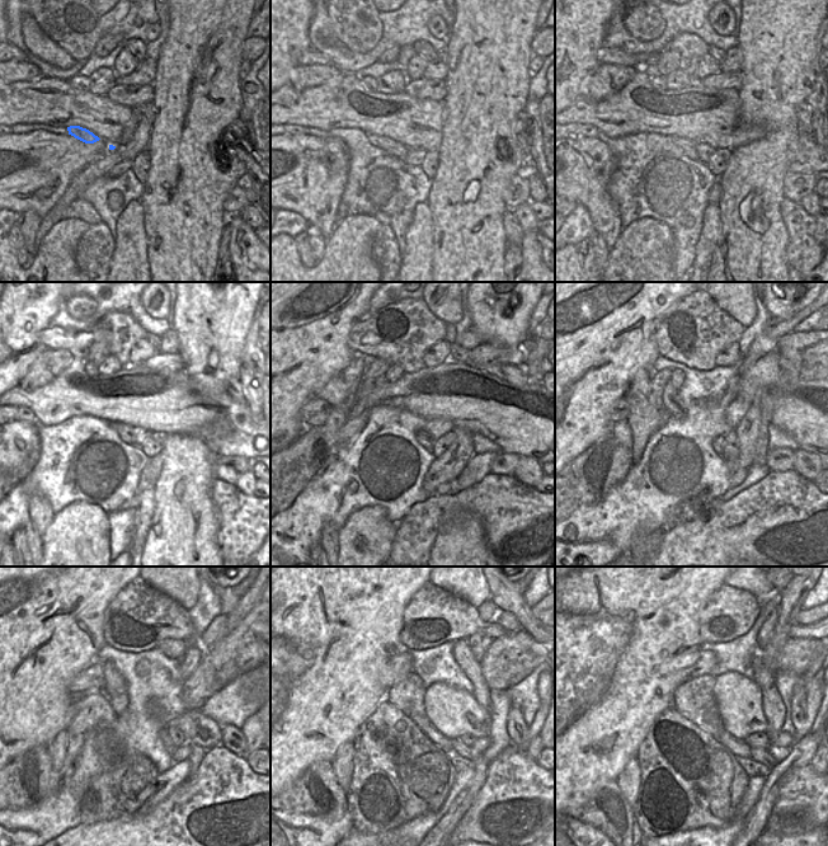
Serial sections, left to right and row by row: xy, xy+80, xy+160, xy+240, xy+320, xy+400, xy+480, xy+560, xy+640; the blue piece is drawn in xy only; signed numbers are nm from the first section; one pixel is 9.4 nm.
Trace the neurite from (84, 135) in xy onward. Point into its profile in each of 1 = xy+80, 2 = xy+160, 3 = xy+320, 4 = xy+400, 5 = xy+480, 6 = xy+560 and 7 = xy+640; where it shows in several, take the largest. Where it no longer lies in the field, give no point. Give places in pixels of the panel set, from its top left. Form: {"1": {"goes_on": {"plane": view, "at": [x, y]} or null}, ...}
{"1": {"goes_on": {"plane": "xy+80", "at": [391, 146]}}, "2": {"goes_on": {"plane": "xy+160", "at": [688, 147]}}, "3": {"goes_on": {"plane": "xy+320", "at": [427, 441]}}, "4": {"goes_on": {"plane": "xy+400", "at": [718, 442]}}, "5": {"goes_on": {"plane": "xy+480", "at": [168, 743]}}, "6": {"goes_on": {"plane": "xy+560", "at": [457, 747]}}, "7": {"goes_on": {"plane": "xy+640", "at": [762, 756]}}}

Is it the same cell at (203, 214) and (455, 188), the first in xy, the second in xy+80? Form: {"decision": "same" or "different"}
{"decision": "same"}

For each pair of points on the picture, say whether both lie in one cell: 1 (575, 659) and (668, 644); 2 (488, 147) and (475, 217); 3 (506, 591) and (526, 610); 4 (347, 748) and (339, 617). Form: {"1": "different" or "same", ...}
{"1": "same", "2": "same", "3": "same", "4": "different"}

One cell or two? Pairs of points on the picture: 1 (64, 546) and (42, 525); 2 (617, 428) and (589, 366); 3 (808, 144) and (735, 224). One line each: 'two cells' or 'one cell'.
1: two cells
2: two cells
3: two cells

